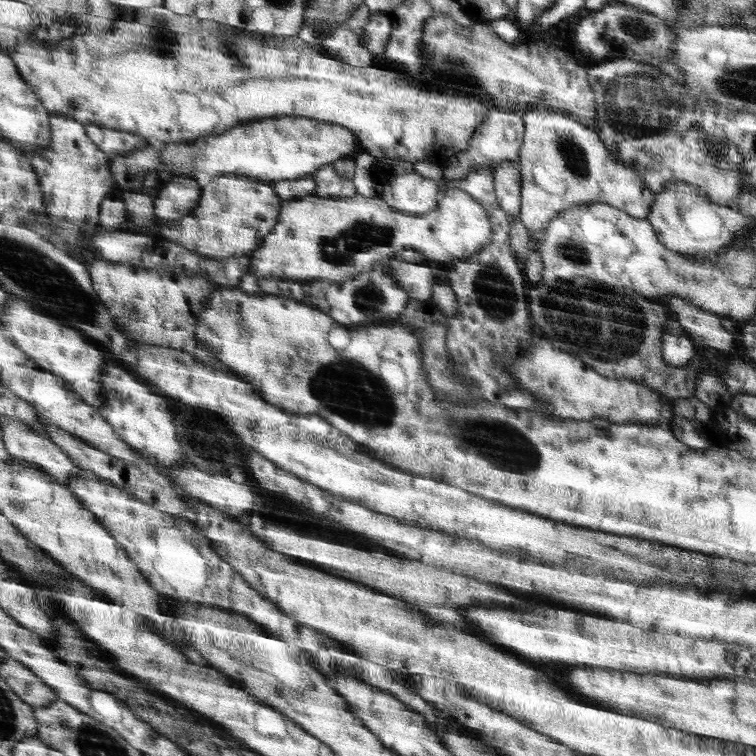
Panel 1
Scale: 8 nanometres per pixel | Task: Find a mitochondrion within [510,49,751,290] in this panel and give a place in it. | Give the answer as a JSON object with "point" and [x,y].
{"point":[637,102]}

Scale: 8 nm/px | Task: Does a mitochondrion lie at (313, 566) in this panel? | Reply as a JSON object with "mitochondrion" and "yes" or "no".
{"mitochondrion":"no"}

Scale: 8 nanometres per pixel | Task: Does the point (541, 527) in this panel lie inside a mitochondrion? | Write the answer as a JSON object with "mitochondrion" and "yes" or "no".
{"mitochondrion":"no"}

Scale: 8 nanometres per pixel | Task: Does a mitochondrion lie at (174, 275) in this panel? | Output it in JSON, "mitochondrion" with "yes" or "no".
{"mitochondrion":"no"}

